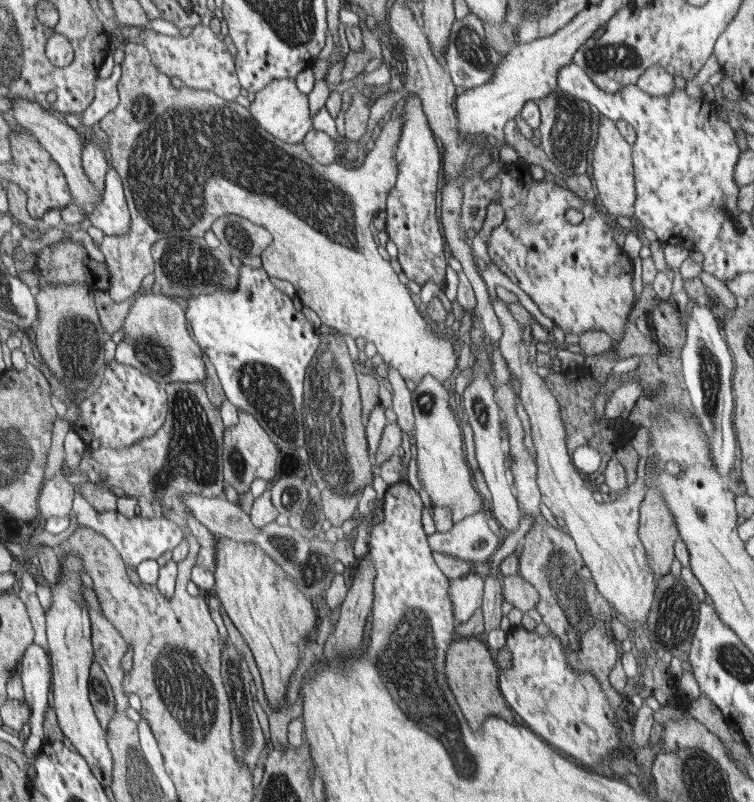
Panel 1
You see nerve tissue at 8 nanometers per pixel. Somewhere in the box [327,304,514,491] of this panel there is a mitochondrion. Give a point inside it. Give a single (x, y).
(426, 401)

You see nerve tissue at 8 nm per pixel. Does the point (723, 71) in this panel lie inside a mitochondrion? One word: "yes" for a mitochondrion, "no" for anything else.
no

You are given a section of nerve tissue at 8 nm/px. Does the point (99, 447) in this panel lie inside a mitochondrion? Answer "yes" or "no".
no

